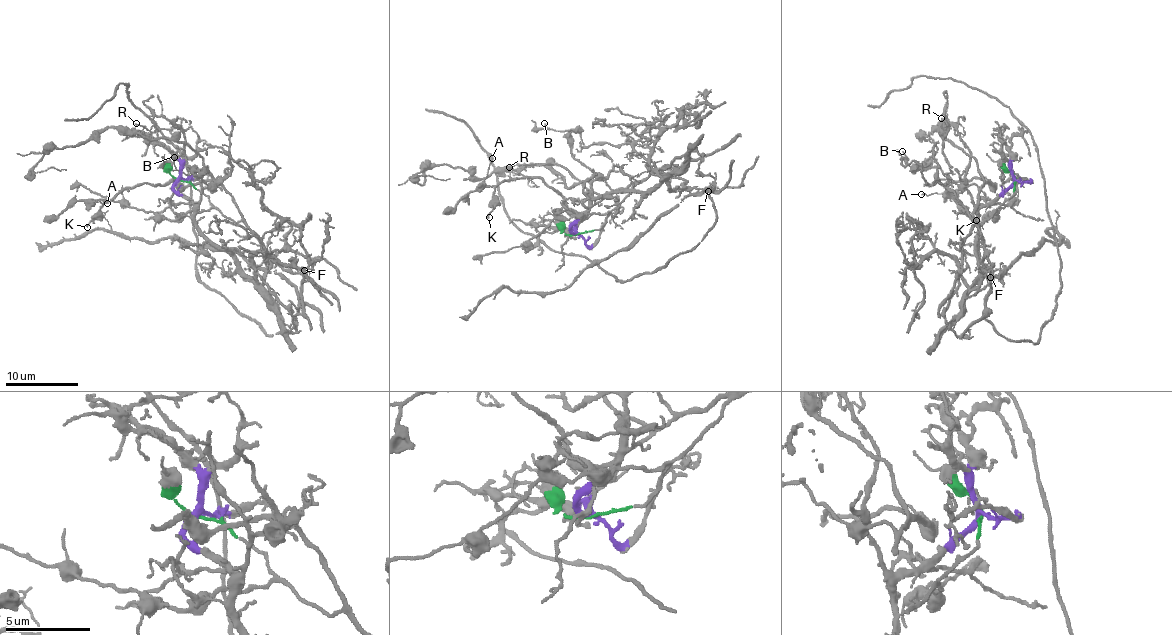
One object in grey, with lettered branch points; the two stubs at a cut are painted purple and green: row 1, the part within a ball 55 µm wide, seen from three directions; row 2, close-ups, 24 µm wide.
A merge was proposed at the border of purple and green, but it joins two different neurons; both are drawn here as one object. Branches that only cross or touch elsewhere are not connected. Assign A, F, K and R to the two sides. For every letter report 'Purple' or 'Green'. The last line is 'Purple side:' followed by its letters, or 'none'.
A: Green
F: Purple
K: Green
R: Green
Purple side: F

